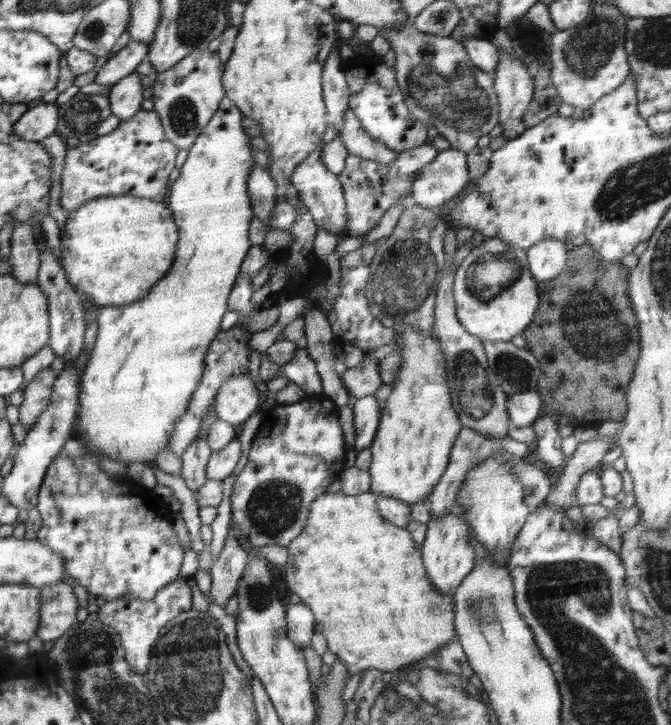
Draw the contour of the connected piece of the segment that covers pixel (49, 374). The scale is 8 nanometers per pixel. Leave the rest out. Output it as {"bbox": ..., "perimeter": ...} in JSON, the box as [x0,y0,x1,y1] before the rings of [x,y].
{"bbox":[19,368,56,432],"perimeter":[[[44,368],[24,389],[24,402],[19,407],[20,421],[27,432],[36,423],[38,416],[44,413],[56,378],[52,368]]]}

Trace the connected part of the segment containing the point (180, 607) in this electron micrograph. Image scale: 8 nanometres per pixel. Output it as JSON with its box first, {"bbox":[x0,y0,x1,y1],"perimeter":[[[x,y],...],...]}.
{"bbox":[95,576,192,674],"perimeter":[[[178,576],[170,584],[158,589],[152,599],[138,599],[122,596],[106,601],[95,611],[98,622],[110,626],[118,633],[125,651],[125,661],[135,672],[143,674],[150,662],[150,648],[153,647],[161,628],[170,623],[176,616],[192,608],[192,591],[190,581]]]}

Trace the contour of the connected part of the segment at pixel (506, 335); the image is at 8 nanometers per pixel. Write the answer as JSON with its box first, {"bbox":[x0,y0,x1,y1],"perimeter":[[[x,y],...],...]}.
{"bbox":[455,238,538,341],"perimeter":[[[484,238],[455,272],[456,316],[466,332],[482,341],[512,341],[524,332],[538,310],[536,282],[528,270],[526,250],[506,244],[501,238]]]}

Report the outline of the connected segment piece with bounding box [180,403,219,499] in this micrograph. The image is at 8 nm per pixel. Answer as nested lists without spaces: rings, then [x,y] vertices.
[[[214,403],[207,409],[205,416],[202,418],[198,439],[194,439],[194,443],[190,443],[182,453],[180,477],[185,481],[192,494],[194,494],[194,499],[196,499],[196,491],[208,480],[205,476],[206,466],[213,450],[210,450],[206,436],[208,436],[210,424],[214,424],[218,420]]]

